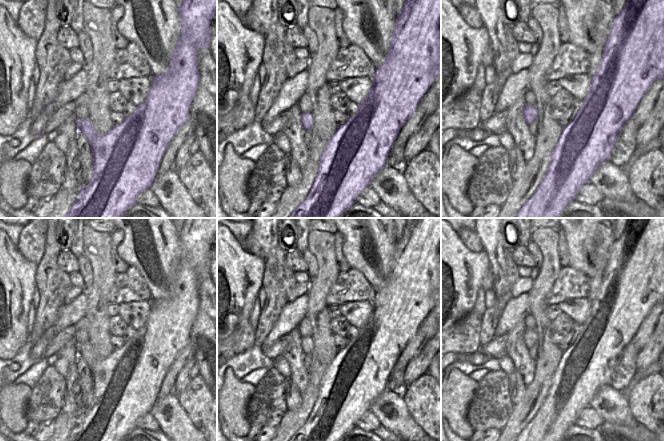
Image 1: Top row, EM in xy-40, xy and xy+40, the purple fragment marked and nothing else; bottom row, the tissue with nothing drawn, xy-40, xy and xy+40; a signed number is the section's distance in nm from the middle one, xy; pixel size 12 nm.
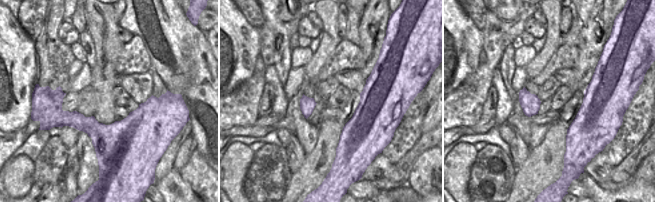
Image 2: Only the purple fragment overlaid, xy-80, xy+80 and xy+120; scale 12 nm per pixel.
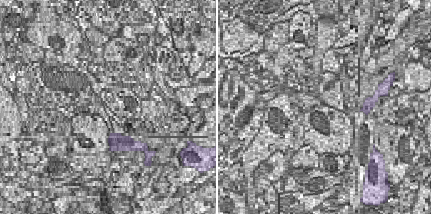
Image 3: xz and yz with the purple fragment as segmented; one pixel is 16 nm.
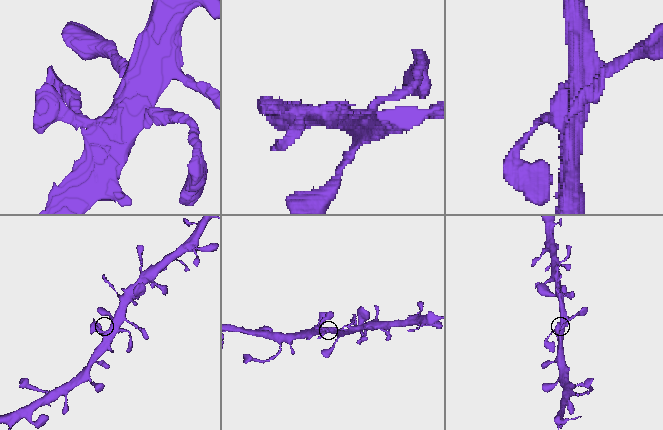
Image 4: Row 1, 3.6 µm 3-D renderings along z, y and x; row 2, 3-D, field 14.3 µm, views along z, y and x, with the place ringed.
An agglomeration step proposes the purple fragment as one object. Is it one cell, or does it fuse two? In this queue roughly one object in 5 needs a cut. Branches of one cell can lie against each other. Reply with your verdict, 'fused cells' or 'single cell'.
single cell

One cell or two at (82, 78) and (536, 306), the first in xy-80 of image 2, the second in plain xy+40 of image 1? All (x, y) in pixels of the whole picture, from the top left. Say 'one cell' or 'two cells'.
two cells

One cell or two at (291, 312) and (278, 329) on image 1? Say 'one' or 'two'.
one

